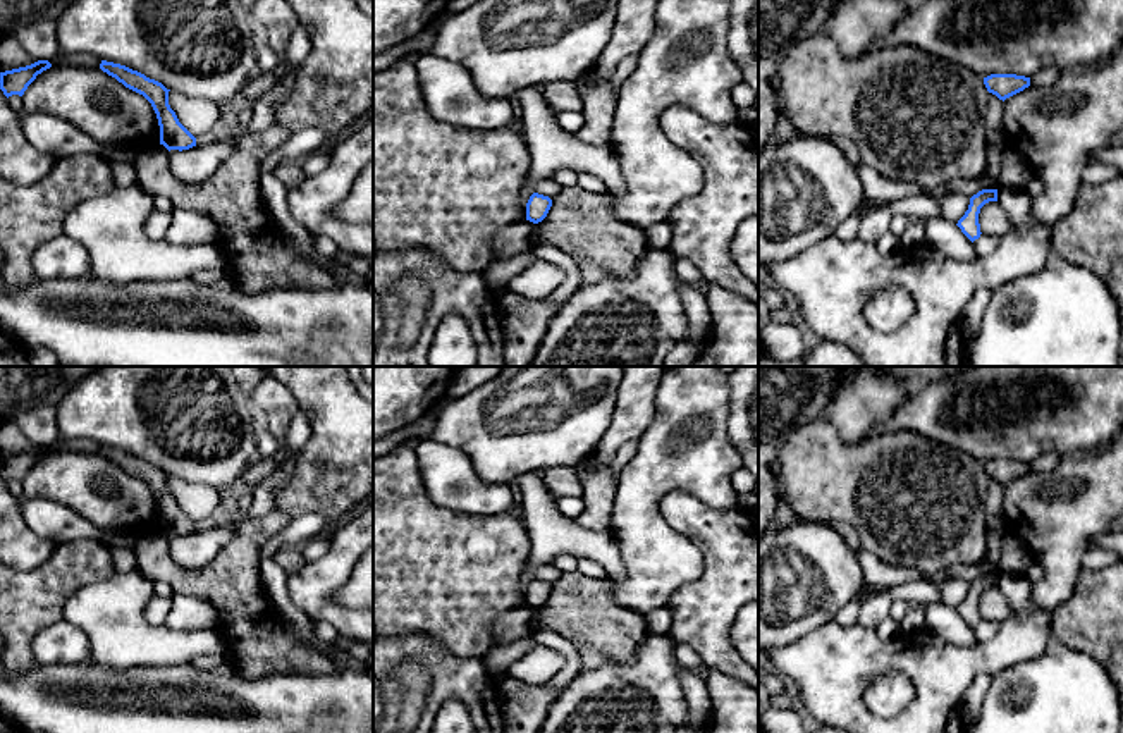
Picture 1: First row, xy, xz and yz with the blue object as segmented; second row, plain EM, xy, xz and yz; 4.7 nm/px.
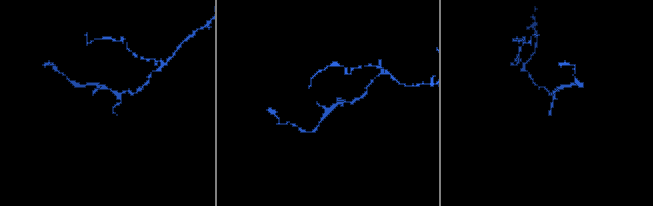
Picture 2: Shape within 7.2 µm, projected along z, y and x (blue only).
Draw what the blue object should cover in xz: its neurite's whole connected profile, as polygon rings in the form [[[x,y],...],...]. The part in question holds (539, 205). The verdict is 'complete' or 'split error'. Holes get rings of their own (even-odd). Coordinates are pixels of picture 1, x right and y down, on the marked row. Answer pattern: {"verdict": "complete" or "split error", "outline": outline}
{"verdict": "complete", "outline": [[[533,193],[526,203],[526,220],[538,224],[542,222],[552,206],[552,200],[549,196]]]}

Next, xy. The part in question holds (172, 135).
{"verdict": "complete", "outline": [[[101,60],[100,69],[115,77],[126,88],[143,95],[151,103],[160,126],[160,145],[169,151],[182,151],[196,146],[196,138],[179,122],[175,112],[169,105],[170,89],[120,64]]]}

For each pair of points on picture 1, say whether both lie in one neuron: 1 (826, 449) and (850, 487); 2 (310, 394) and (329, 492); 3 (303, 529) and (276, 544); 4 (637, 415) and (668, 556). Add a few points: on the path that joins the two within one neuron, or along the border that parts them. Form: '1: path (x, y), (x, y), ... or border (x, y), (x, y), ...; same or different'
1: path (826, 458), (826, 463), (841, 479); same
2: path (329, 418), (329, 468); same
3: path (296, 534), (282, 539); same
4: border (656, 396), (656, 415), (637, 443); different

